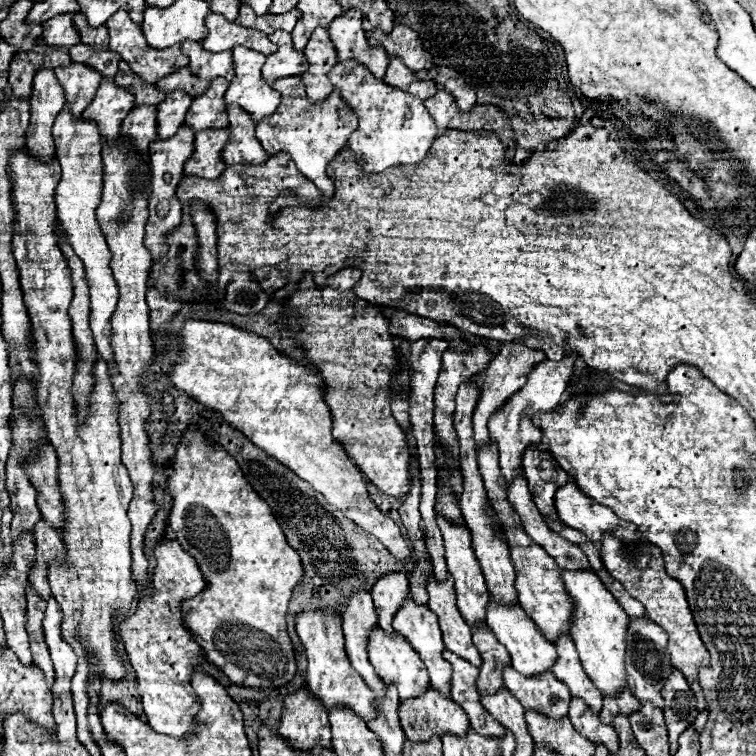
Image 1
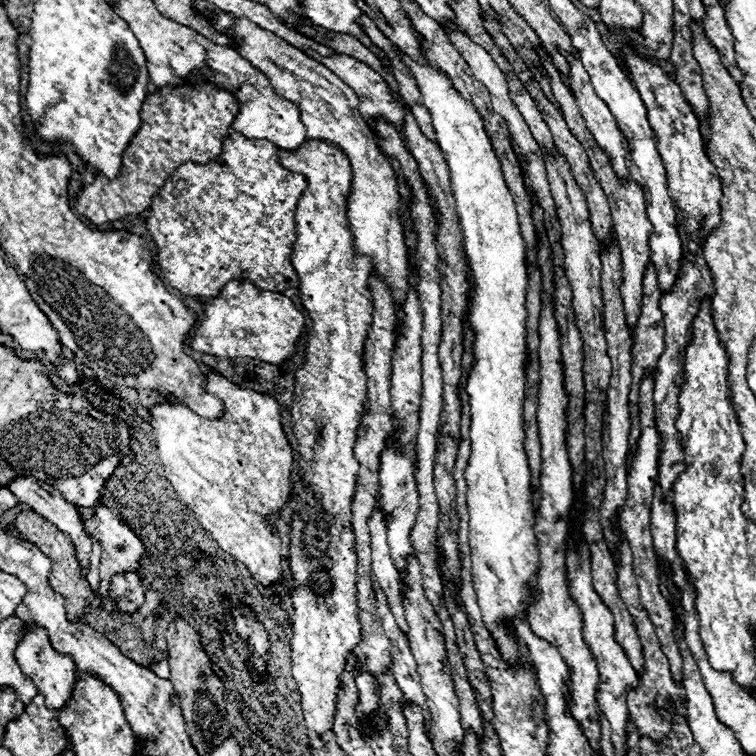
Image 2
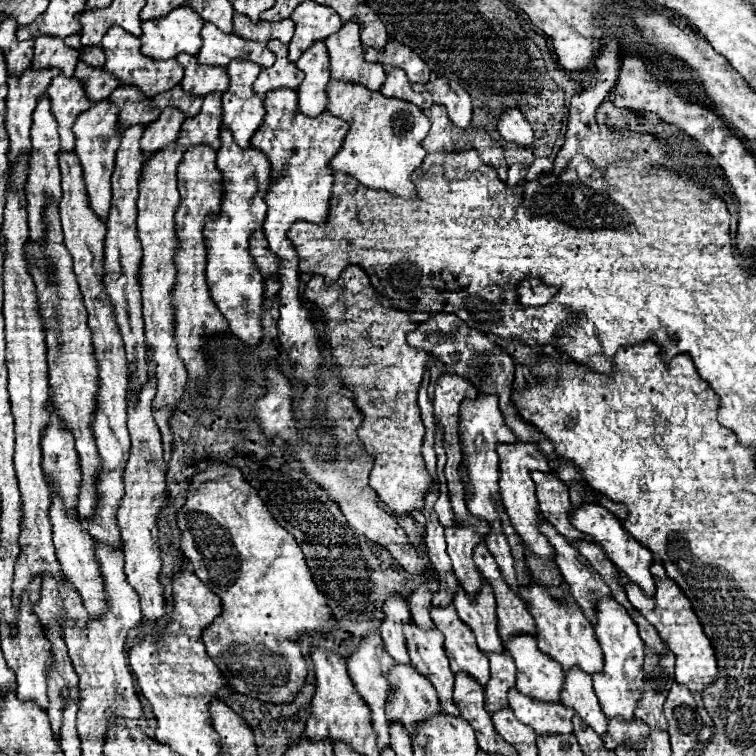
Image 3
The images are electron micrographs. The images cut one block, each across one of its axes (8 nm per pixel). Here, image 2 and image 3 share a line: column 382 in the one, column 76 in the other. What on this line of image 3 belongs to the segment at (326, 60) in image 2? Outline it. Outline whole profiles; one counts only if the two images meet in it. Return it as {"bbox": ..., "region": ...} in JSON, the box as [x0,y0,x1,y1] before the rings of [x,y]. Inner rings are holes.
{"bbox":[48,76,90,150],"region":[[[56,76],[48,88],[48,98],[52,102],[52,114],[58,122],[60,150],[74,150],[72,126],[76,118],[90,108],[90,100],[82,84],[76,78]]]}

